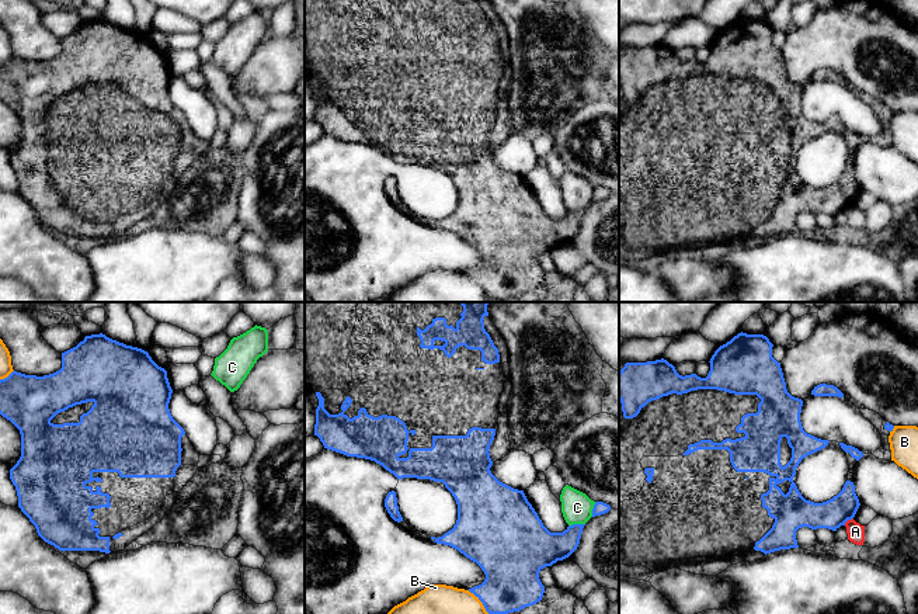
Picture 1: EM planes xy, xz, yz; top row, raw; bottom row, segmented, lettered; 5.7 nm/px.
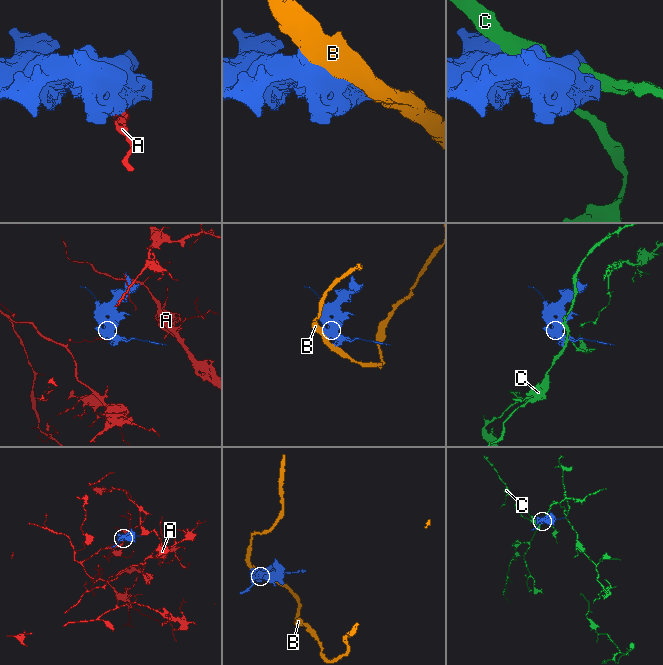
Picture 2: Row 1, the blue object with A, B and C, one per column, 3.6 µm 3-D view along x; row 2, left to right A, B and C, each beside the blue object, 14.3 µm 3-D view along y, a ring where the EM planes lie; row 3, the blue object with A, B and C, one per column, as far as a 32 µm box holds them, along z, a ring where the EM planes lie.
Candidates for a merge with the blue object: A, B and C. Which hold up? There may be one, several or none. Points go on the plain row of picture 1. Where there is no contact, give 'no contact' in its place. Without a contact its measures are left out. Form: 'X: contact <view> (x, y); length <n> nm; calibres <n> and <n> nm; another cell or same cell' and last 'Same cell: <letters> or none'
A: contact yz (848, 204); length 70 nm; calibres 170 and 100 nm; another cell
B: contact xz (480, 285); length 190 nm; calibres 320 and 360 nm; another cell
C: contact xz (576, 210); length 100 nm; calibres 220 and 180 nm; another cell
Same cell: none

